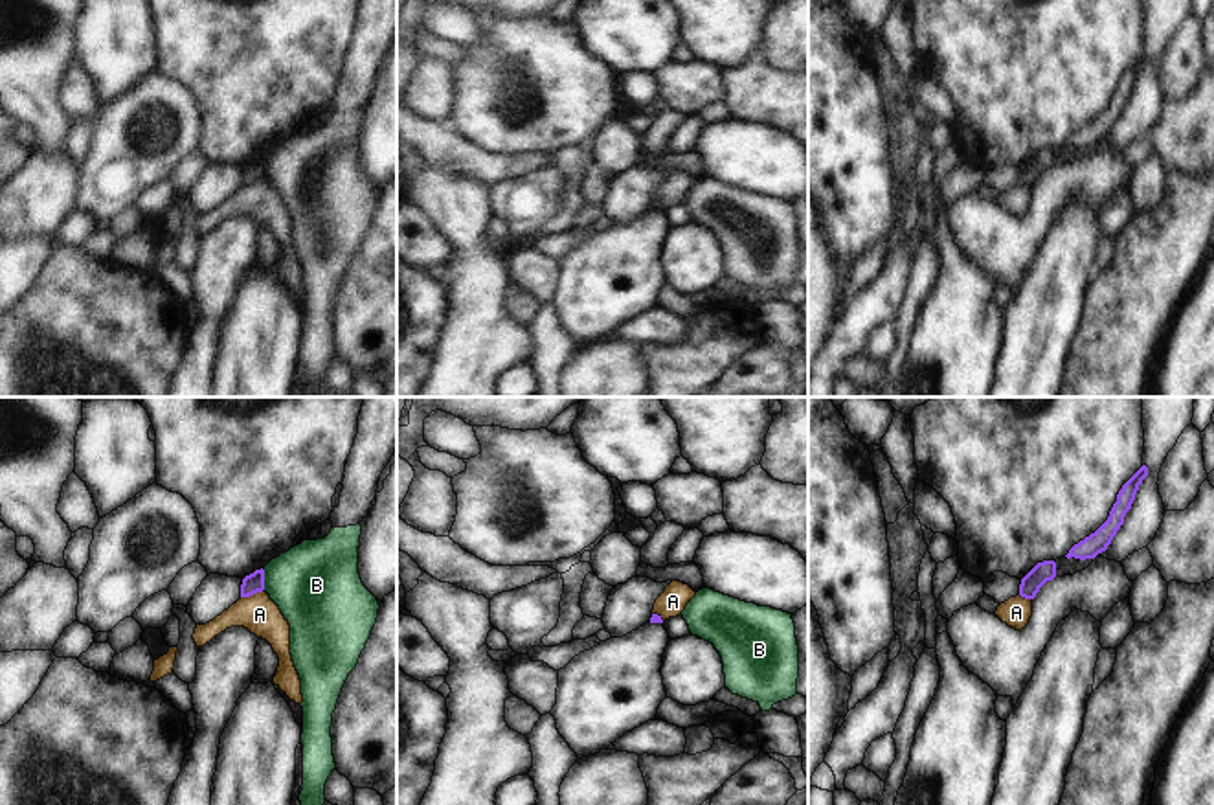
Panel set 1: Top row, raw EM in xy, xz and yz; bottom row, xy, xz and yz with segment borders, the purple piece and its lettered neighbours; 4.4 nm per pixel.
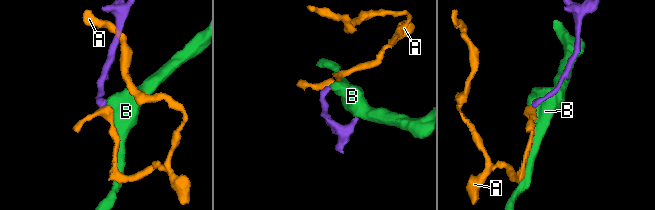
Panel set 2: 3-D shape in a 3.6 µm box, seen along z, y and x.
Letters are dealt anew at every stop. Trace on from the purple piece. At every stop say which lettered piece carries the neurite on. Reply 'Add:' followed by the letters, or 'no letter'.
Add: no letter

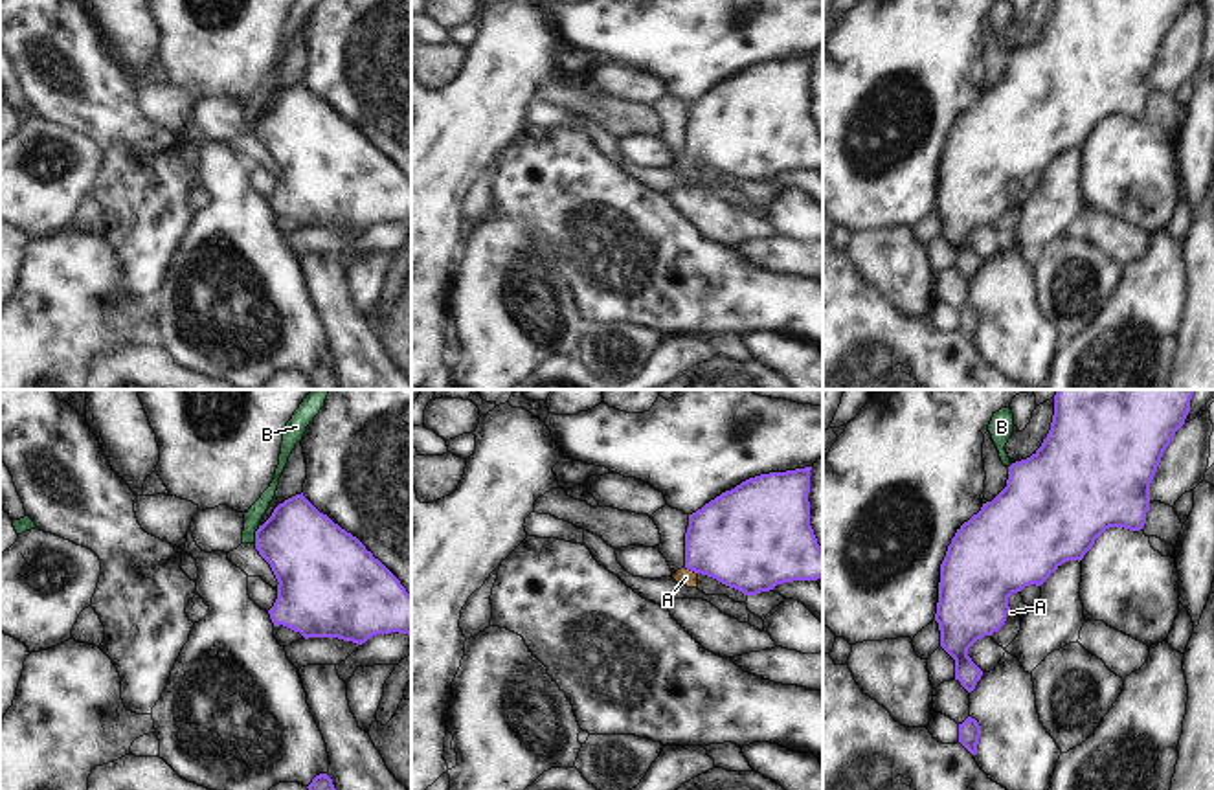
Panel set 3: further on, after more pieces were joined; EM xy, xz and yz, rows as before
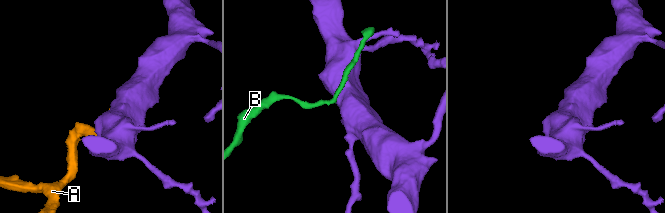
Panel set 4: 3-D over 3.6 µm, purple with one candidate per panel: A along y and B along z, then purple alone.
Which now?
Add: A

